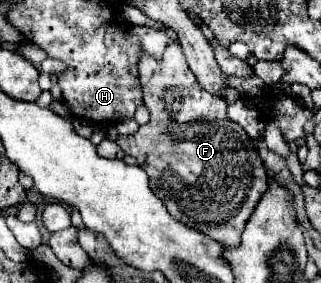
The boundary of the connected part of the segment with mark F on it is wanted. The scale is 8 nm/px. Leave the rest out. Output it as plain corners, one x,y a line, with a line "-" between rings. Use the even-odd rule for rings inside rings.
175,41
161,61
143,55
139,77
151,121
135,135
119,137
119,147
139,161
149,175
151,191
177,221
225,247
237,247
247,219
267,191
267,173
255,145
237,123
229,121
225,99
209,95
193,79

